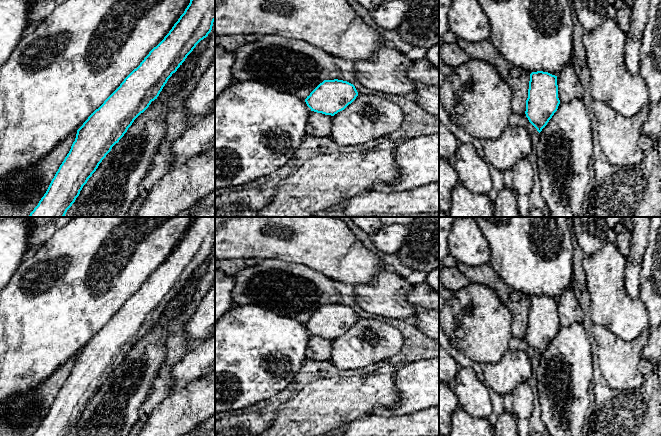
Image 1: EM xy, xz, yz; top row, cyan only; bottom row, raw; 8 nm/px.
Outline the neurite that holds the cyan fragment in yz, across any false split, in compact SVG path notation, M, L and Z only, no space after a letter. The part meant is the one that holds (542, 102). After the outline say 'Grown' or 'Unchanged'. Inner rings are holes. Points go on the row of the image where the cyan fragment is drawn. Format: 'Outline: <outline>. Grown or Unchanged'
Outline: M543 71L532 72L525 114L539 133L557 111L559 104L557 76Z. Unchanged

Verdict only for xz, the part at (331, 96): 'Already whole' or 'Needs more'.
Already whole

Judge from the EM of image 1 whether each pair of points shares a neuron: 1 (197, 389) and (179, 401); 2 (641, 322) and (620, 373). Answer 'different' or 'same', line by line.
1: same
2: different

